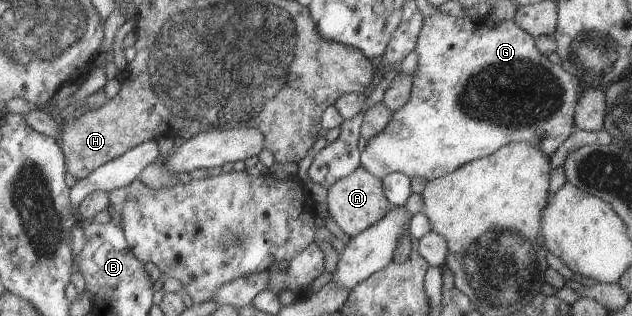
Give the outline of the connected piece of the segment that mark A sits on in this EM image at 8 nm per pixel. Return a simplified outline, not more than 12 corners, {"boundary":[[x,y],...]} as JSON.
{"boundary":[[361,166],[326,192],[349,237],[388,212],[381,180]]}

